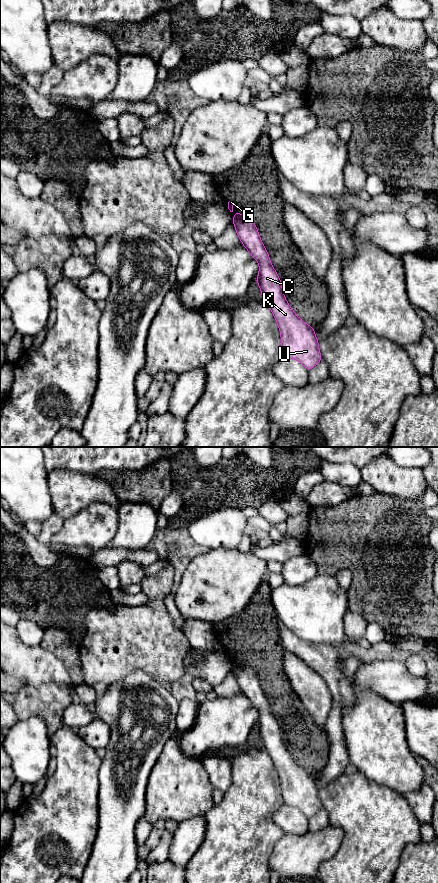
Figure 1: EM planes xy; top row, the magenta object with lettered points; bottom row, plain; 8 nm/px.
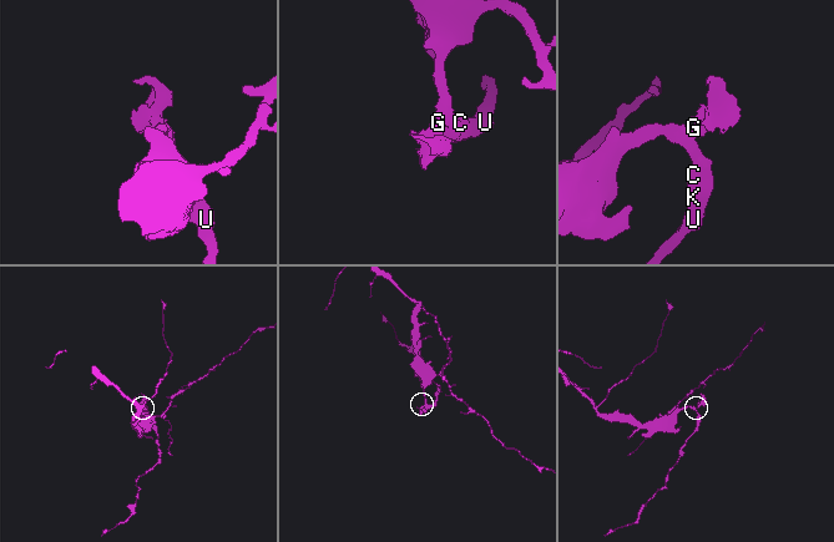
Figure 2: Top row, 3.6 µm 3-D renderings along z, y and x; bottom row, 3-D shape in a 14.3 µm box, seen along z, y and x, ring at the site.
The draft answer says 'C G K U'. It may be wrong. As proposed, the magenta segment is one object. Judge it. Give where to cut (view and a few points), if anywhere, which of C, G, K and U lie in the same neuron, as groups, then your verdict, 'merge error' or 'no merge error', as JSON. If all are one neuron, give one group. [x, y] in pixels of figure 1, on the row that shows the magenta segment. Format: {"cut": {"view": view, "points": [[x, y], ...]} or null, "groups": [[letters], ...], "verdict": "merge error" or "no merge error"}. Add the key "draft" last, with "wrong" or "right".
{"cut": {"view": "xy", "points": [[236, 214], [241, 215]]}, "groups": [["C", "K", "U"], ["G"]], "verdict": "merge error", "draft": "wrong"}

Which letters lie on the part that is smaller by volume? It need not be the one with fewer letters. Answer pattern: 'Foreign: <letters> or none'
Foreign: G

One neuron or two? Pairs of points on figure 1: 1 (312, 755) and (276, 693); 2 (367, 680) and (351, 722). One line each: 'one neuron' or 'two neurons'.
1: one neuron
2: two neurons

